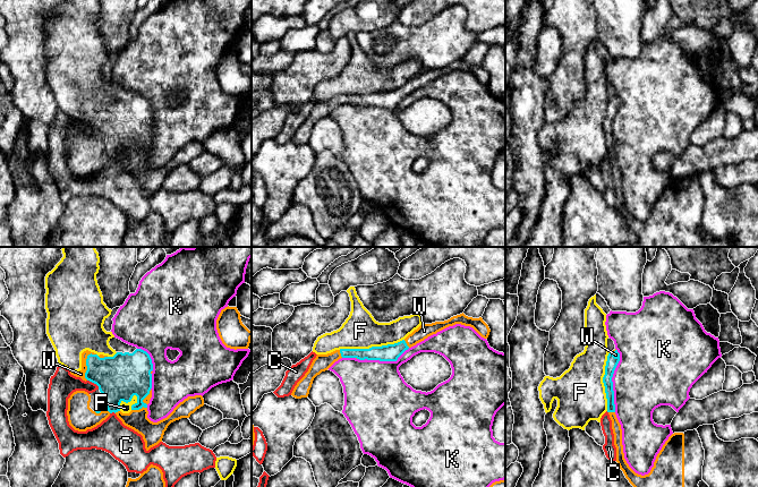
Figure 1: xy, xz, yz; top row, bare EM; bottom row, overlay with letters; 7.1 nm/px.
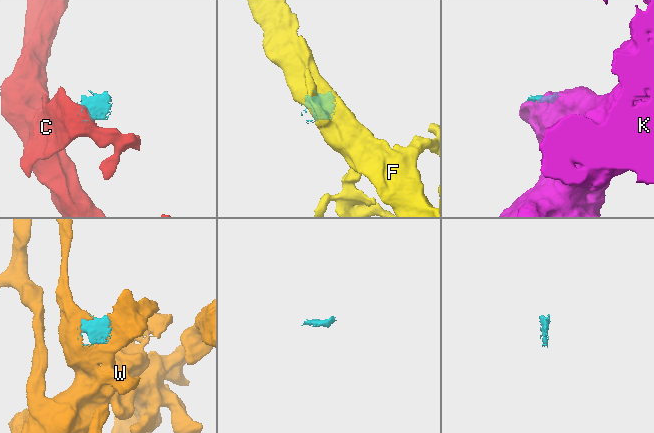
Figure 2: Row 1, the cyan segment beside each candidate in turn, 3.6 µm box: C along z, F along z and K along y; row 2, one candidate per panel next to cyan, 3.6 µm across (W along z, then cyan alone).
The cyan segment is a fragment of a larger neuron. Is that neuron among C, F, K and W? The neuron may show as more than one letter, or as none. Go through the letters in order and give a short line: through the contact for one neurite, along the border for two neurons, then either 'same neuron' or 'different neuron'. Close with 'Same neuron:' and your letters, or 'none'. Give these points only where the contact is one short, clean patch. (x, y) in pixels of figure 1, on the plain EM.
C: line xy (87, 126), (93, 128), (99, 135); different neuron
F: different neuron
K: different neuron
W: same neuron
Same neuron: W

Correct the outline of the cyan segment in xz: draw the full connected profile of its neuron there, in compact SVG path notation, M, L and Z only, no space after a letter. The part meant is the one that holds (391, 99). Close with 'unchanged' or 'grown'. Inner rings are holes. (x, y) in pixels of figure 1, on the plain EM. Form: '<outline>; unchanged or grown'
M462 59L444 68L423 70L411 80L409 80L404 86L394 91L372 93L369 95L340 95L327 101L317 101L313 106L308 118L295 133L291 142L296 145L307 144L314 125L322 118L327 117L335 108L341 104L397 108L398 104L409 94L424 87L428 83L455 70L472 74L484 85L487 85L491 78L488 71L483 67L482 63L472 65L466 62Z; grown

